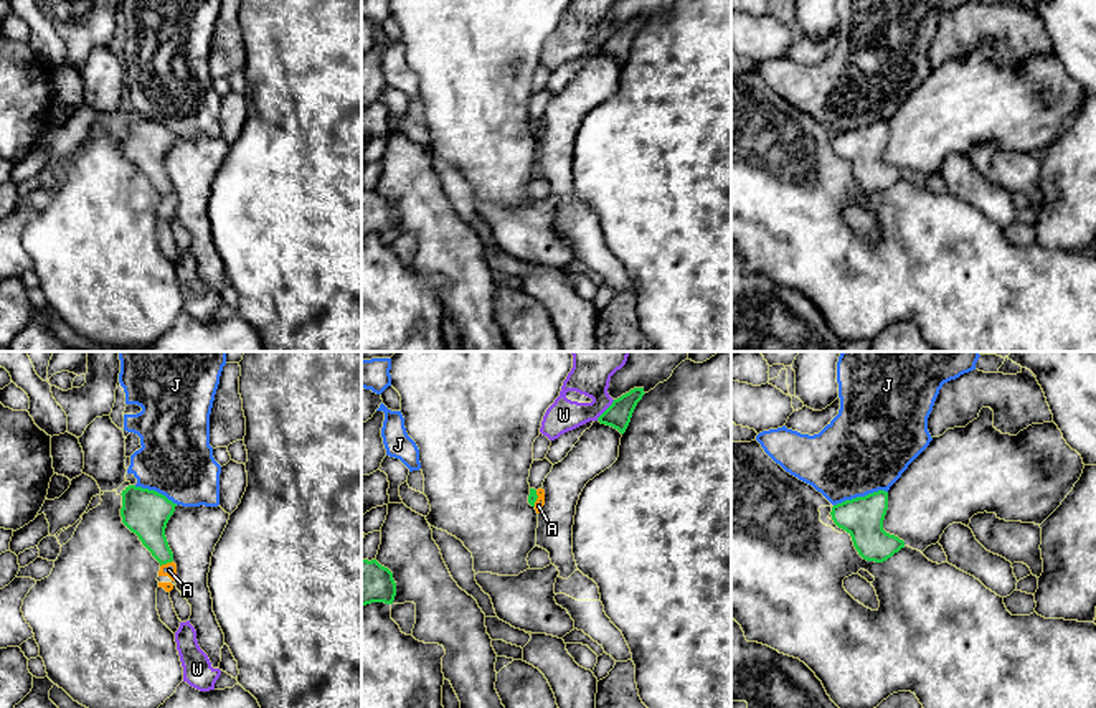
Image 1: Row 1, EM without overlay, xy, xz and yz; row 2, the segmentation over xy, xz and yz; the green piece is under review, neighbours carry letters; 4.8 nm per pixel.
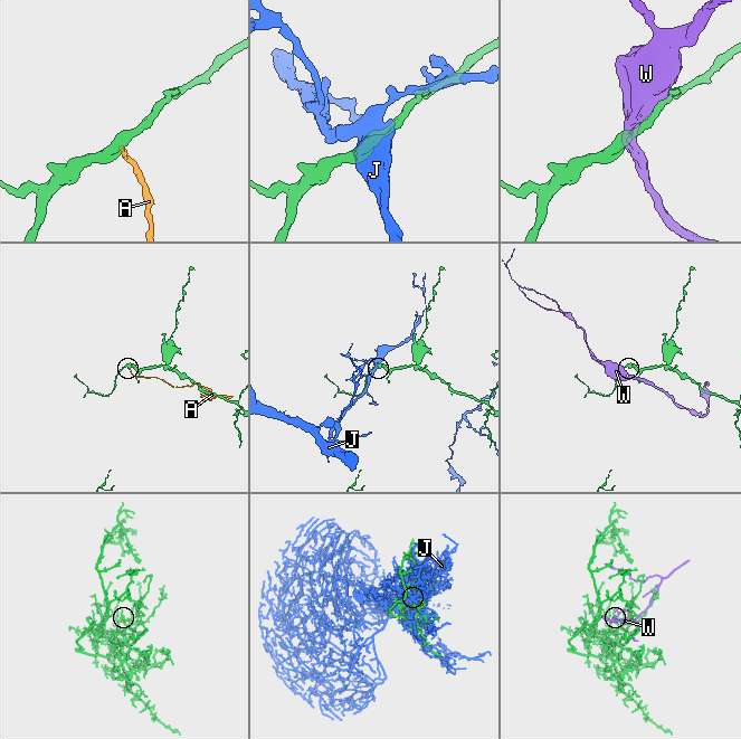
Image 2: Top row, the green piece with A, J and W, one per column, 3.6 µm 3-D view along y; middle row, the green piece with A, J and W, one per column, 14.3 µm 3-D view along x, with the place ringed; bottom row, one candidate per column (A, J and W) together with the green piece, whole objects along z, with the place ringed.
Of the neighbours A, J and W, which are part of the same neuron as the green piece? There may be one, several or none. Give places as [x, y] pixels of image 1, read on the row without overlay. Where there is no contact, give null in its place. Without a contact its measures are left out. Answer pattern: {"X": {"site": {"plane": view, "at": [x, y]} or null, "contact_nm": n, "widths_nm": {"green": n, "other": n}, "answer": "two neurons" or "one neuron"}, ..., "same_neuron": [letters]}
{"A": {"site": {"plane": "xy", "at": [165, 193]}, "contact_nm": 70, "widths_nm": {"green": 200, "other": 70}, "answer": "two neurons"}, "J": {"site": {"plane": "yz", "at": [860, 127]}, "contact_nm": 280, "widths_nm": {"green": 200, "other": 420}, "answer": "two neurons"}, "W": {"site": {"plane": "xz", "at": [606, 40]}, "contact_nm": 140, "widths_nm": {"green": 120, "other": 160}, "answer": "two neurons"}, "same_neuron": []}

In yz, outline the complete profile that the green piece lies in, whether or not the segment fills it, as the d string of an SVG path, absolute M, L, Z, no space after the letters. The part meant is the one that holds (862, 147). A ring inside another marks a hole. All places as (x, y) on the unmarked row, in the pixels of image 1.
M888 122L845 130L832 137L834 153L845 160L858 185L867 191L883 193L905 178L905 172L883 160L888 140Z

